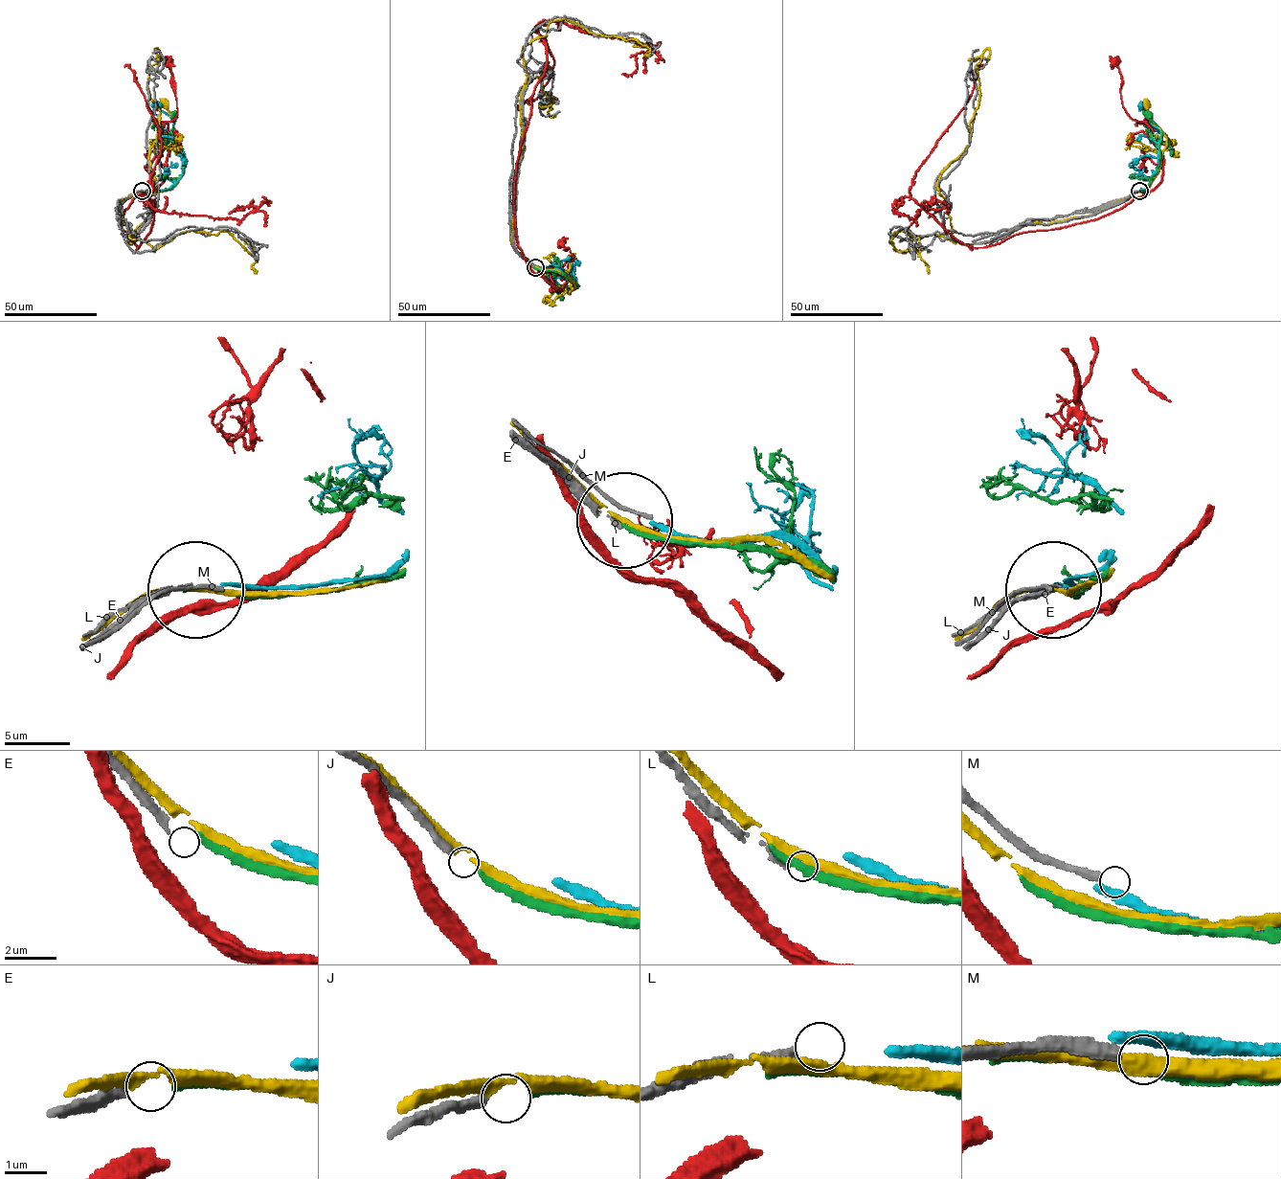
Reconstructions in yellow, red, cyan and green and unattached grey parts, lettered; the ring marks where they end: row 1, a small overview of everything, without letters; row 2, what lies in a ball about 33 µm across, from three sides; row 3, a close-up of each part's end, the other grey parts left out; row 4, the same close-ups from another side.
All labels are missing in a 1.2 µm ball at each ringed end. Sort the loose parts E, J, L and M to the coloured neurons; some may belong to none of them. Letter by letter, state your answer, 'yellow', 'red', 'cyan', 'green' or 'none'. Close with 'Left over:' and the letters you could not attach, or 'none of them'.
E: none
J: green
L: none
M: none
Left over: E, L, M

